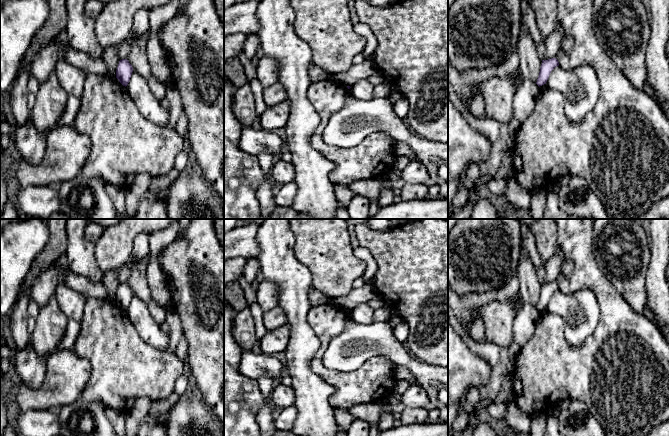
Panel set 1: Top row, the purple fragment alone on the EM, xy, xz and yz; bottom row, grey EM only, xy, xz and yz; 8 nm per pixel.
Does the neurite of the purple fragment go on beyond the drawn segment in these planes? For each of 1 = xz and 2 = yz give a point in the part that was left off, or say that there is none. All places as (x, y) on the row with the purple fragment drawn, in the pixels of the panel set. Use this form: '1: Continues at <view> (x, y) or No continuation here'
1: No continuation here
2: No continuation here

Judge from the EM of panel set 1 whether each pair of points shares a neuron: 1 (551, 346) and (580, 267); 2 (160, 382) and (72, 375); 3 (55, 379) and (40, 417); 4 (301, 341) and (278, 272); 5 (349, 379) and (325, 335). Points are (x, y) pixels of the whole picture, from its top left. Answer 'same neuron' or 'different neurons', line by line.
1: same neuron
2: different neurons
3: different neurons
4: same neuron
5: same neuron

